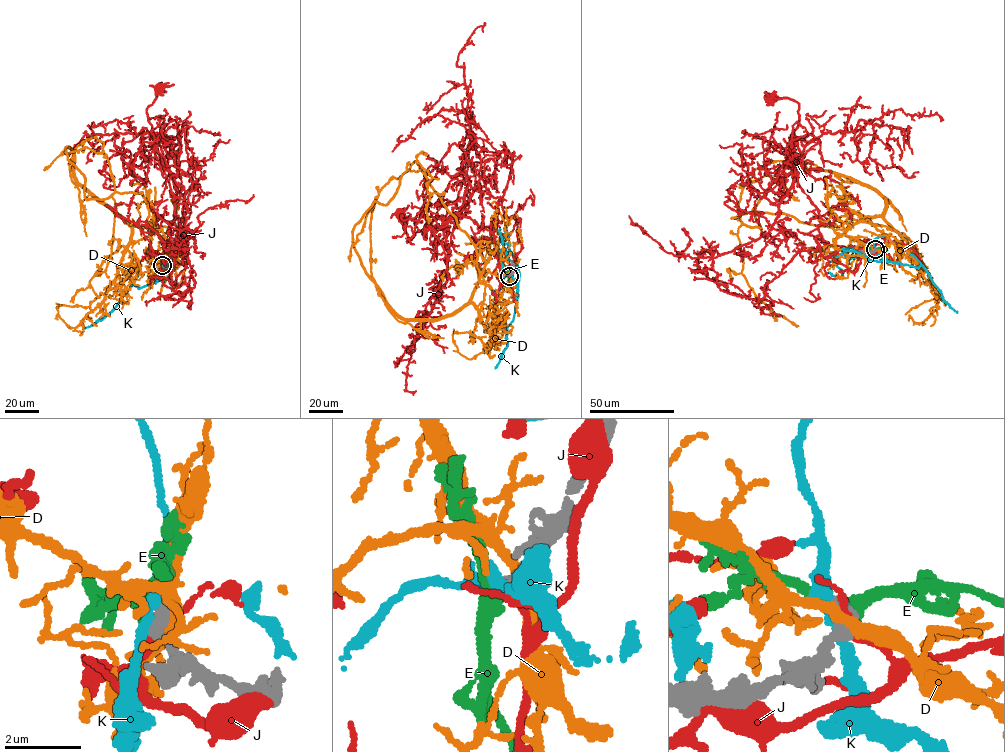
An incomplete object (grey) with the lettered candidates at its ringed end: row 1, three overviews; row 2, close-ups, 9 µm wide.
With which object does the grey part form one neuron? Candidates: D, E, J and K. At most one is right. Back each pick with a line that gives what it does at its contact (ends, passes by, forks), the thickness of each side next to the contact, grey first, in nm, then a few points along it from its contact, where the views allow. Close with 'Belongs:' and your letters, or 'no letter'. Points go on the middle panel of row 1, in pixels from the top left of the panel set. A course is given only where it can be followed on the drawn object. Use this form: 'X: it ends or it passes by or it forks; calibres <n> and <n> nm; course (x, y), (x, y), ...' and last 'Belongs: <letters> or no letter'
E: it passes by; calibres 360 and 280 nm
Belongs: E

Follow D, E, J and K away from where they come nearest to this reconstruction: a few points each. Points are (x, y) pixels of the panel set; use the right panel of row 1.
D: (875, 249), (844, 231), (784, 213), (731, 218), (742, 223), (737, 234), (747, 284), (770, 311), (798, 325)
E: (875, 249), (887, 250)
J: (875, 250), (854, 272), (821, 254), (818, 211), (797, 181), (799, 106), (769, 97)
K: (875, 249), (888, 261), (922, 265), (944, 300), (957, 312)

